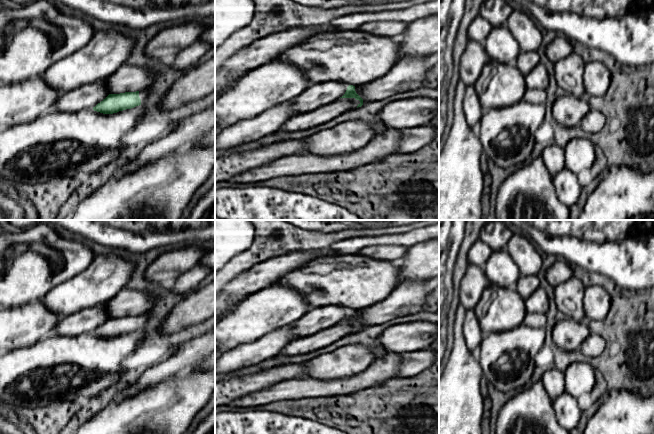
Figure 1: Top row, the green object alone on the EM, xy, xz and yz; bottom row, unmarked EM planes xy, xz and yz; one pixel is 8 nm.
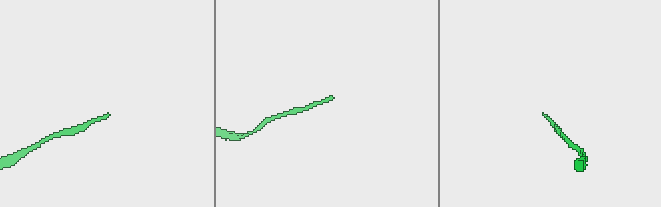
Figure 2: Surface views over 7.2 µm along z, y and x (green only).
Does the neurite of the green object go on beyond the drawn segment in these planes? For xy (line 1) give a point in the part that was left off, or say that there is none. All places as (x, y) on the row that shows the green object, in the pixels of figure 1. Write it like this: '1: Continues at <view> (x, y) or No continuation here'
1: Continues at xy (142, 94)

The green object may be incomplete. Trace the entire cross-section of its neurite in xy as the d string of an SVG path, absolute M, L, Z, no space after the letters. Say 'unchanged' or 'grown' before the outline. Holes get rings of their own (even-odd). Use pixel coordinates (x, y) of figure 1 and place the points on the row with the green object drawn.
grown; M145 91L109 94L93 107L93 110L103 114L113 114L139 105L144 105L146 99L147 93Z

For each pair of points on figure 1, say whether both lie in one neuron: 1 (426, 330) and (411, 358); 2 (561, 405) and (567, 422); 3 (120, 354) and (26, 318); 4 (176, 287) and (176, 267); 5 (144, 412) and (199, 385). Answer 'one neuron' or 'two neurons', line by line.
1: two neurons
2: one neuron
3: two neurons
4: two neurons
5: one neuron

